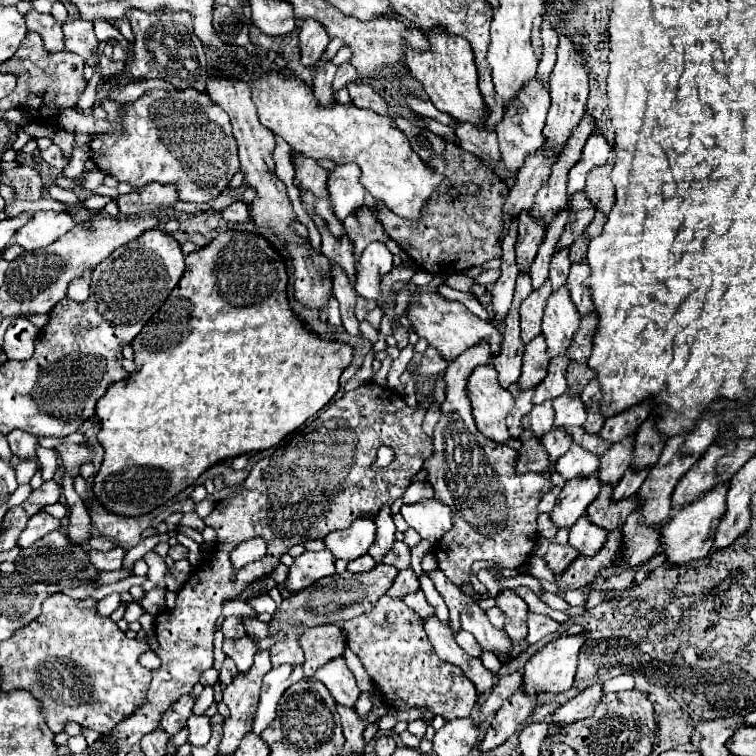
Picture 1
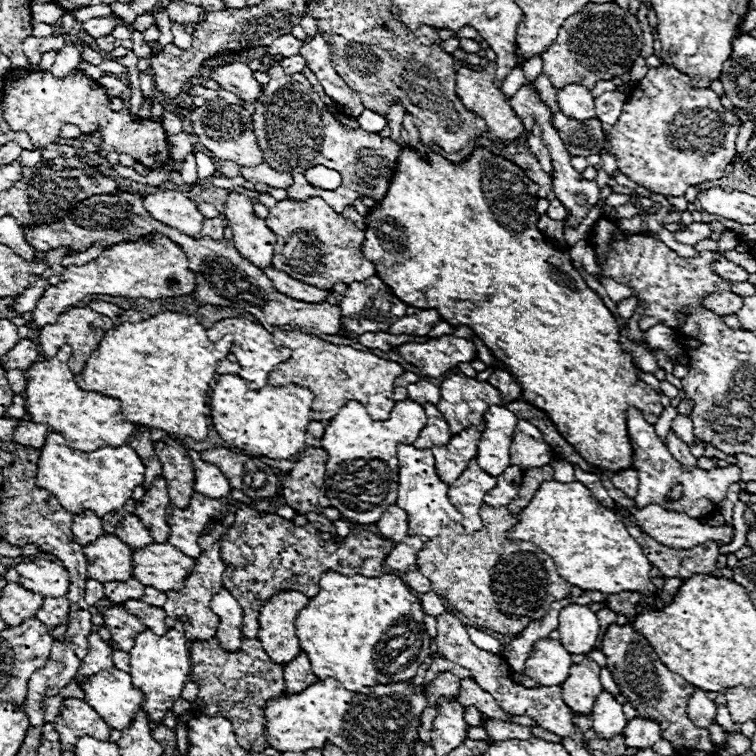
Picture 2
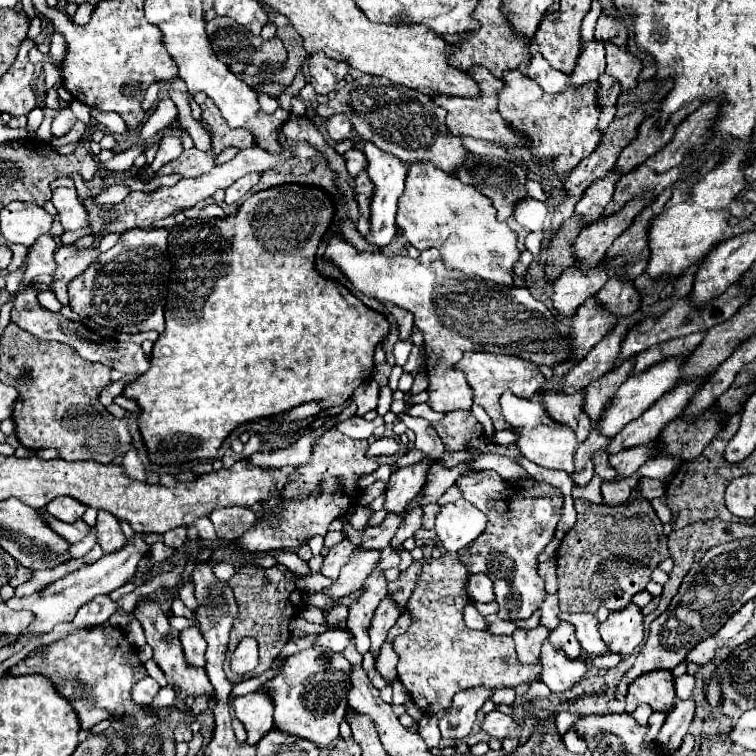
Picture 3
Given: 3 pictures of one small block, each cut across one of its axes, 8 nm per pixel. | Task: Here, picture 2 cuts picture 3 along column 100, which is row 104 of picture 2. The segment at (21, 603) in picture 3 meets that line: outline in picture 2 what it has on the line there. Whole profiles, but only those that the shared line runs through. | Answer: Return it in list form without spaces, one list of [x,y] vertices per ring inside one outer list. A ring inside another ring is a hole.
[[[568,84],[566,88],[556,90],[556,98],[558,98],[558,108],[560,112],[564,112],[564,116],[572,116],[574,120],[580,122],[596,118],[594,98],[588,88],[580,84]]]

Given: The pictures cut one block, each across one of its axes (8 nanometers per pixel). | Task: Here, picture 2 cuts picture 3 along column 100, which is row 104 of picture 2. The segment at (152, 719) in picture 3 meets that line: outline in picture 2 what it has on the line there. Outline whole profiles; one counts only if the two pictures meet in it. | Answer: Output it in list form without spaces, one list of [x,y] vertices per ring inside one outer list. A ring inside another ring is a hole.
[[[662,64],[650,68],[648,74],[634,86],[630,98],[626,100],[622,114],[612,128],[608,142],[610,150],[618,160],[618,170],[630,180],[646,186],[648,190],[664,196],[684,196],[688,186],[718,180],[724,176],[726,166],[736,156],[736,136],[742,120],[720,104],[720,98],[710,88],[692,88],[690,78],[676,68]]]

